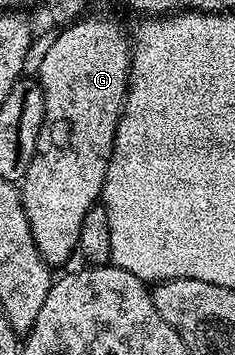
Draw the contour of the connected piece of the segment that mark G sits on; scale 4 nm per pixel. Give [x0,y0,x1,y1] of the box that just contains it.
[19,16,132,266]

